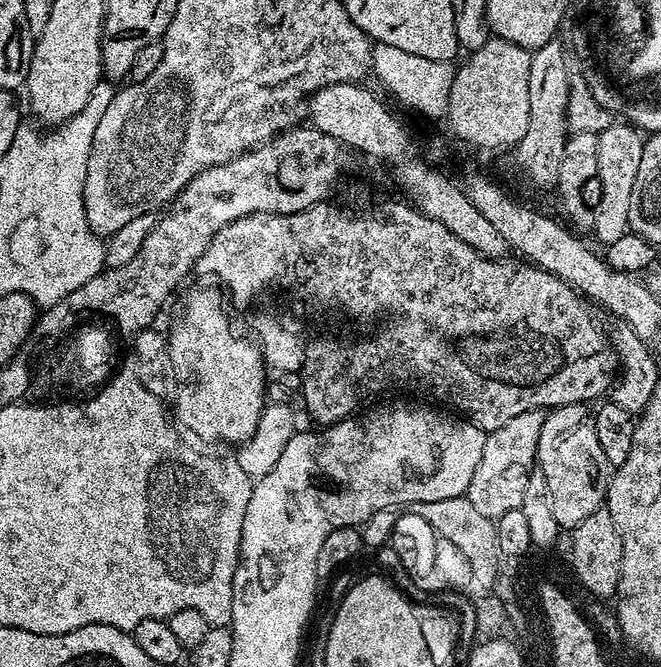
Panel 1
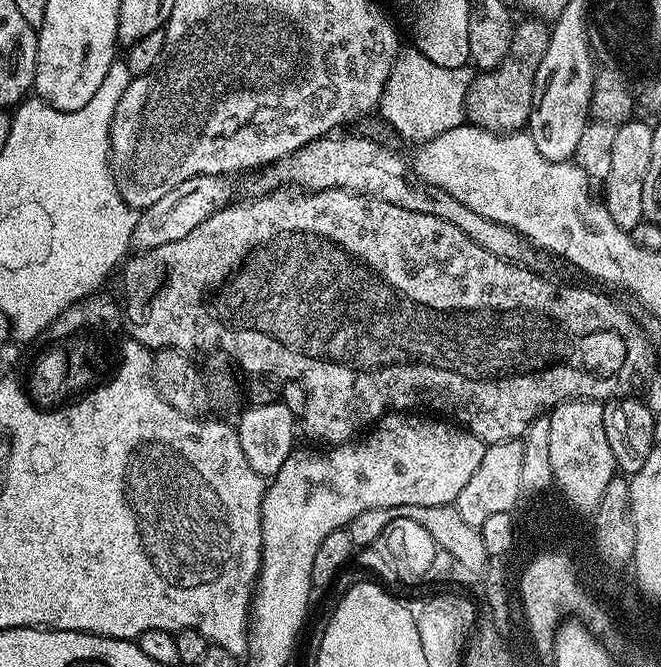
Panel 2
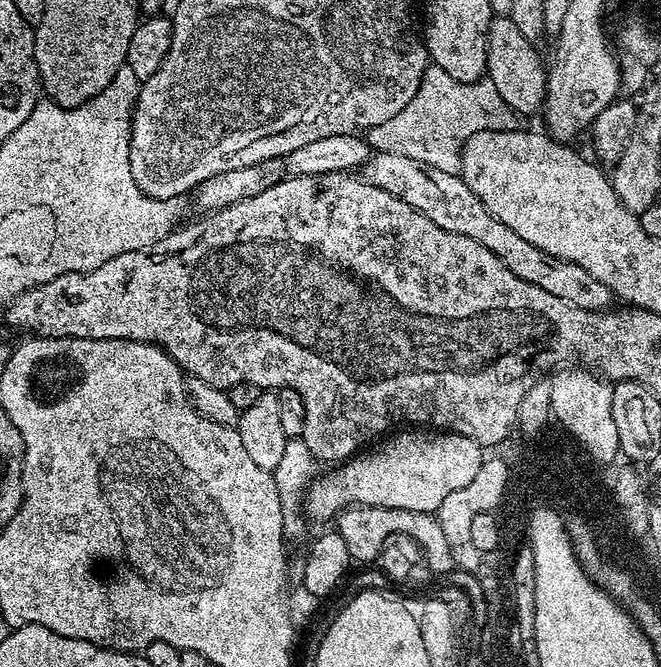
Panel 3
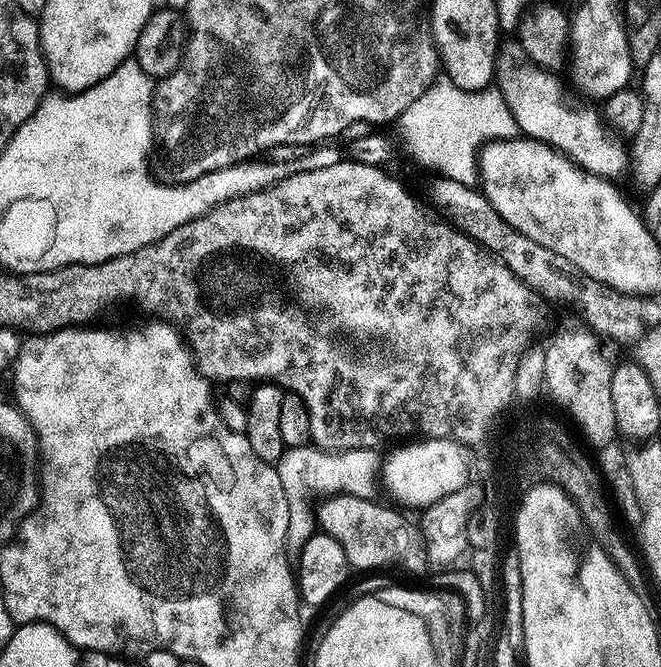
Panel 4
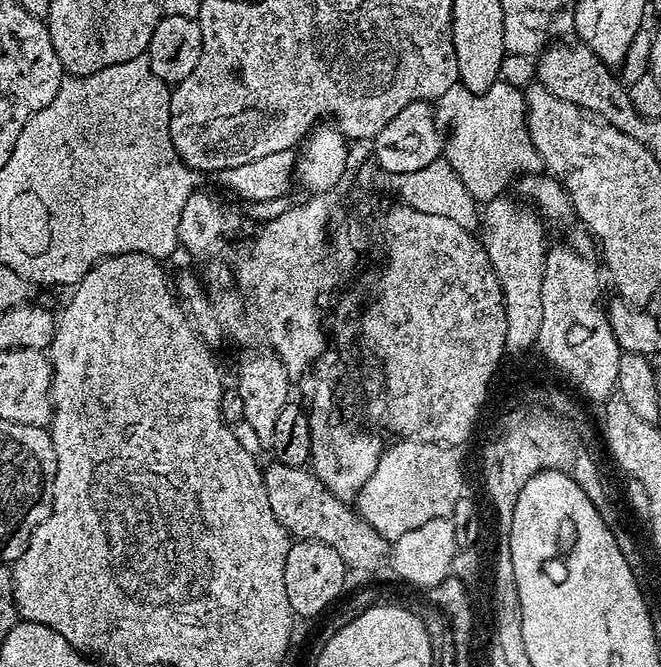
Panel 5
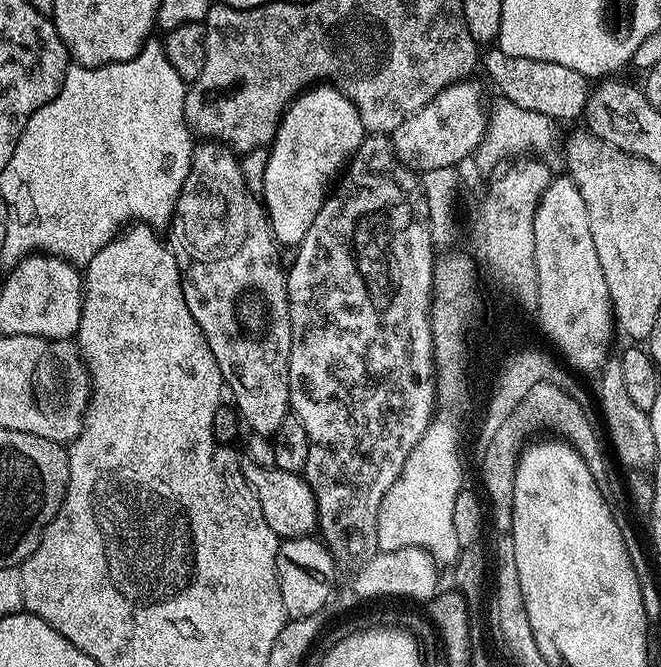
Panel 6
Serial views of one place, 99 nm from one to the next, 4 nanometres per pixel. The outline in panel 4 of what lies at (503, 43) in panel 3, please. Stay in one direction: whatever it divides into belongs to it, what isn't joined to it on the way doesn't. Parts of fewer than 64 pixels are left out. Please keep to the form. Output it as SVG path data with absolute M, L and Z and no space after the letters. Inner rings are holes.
M519 46L501 47L496 54L495 87L500 89L517 129L527 139L548 145L567 157L590 176L617 178L630 168L630 152L625 141L588 104L579 104L564 93L559 75L539 68Z

